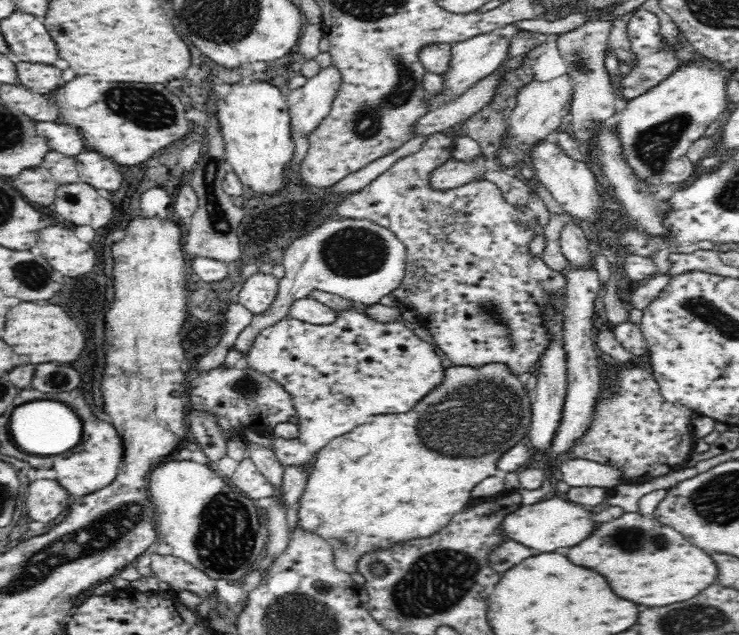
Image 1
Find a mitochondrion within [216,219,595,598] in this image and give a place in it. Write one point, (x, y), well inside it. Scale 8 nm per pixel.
(477, 418)

